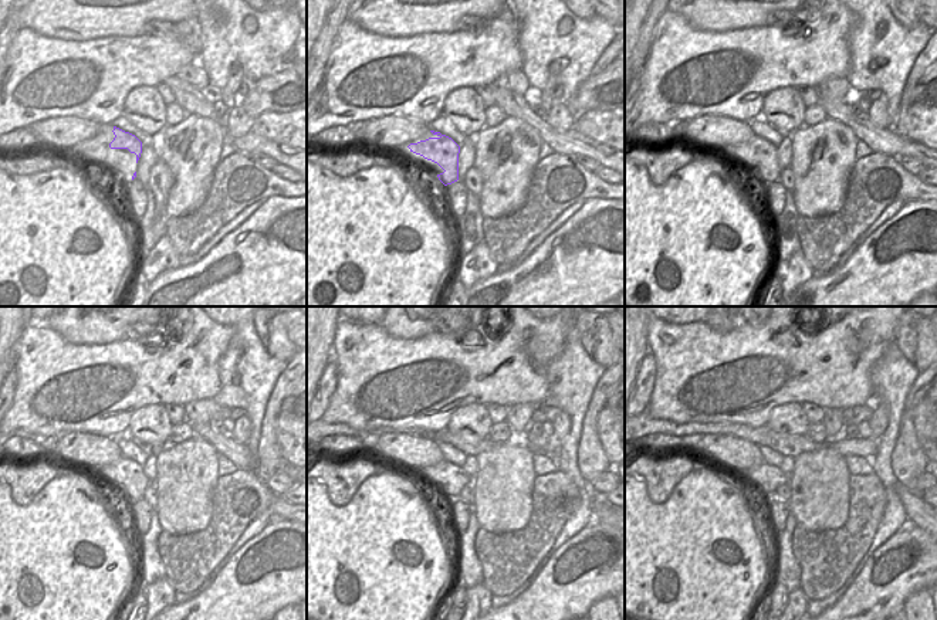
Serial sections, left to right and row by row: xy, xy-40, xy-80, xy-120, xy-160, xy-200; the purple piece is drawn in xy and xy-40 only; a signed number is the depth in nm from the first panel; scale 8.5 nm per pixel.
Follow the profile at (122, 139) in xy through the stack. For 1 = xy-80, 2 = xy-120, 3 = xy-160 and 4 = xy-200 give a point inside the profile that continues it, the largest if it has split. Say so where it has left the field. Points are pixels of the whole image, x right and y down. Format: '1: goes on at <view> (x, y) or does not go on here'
1: goes on at xy-80 (758, 151)
2: goes on at xy-120 (127, 471)
3: goes on at xy-160 (450, 478)
4: goes on at xy-200 (765, 477)

